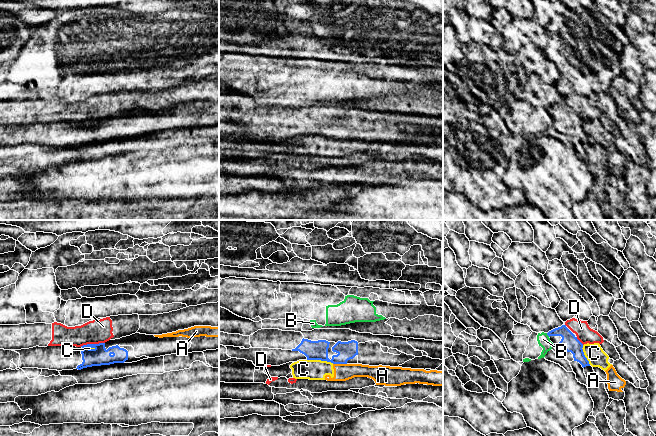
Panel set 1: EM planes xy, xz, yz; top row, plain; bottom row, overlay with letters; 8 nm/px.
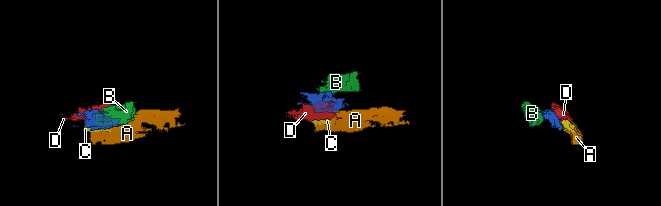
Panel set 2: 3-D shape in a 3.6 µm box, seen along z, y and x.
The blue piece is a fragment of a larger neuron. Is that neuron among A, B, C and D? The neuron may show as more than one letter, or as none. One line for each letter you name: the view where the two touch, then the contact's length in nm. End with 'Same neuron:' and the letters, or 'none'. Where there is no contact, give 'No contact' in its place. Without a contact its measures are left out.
Same neuron: none

